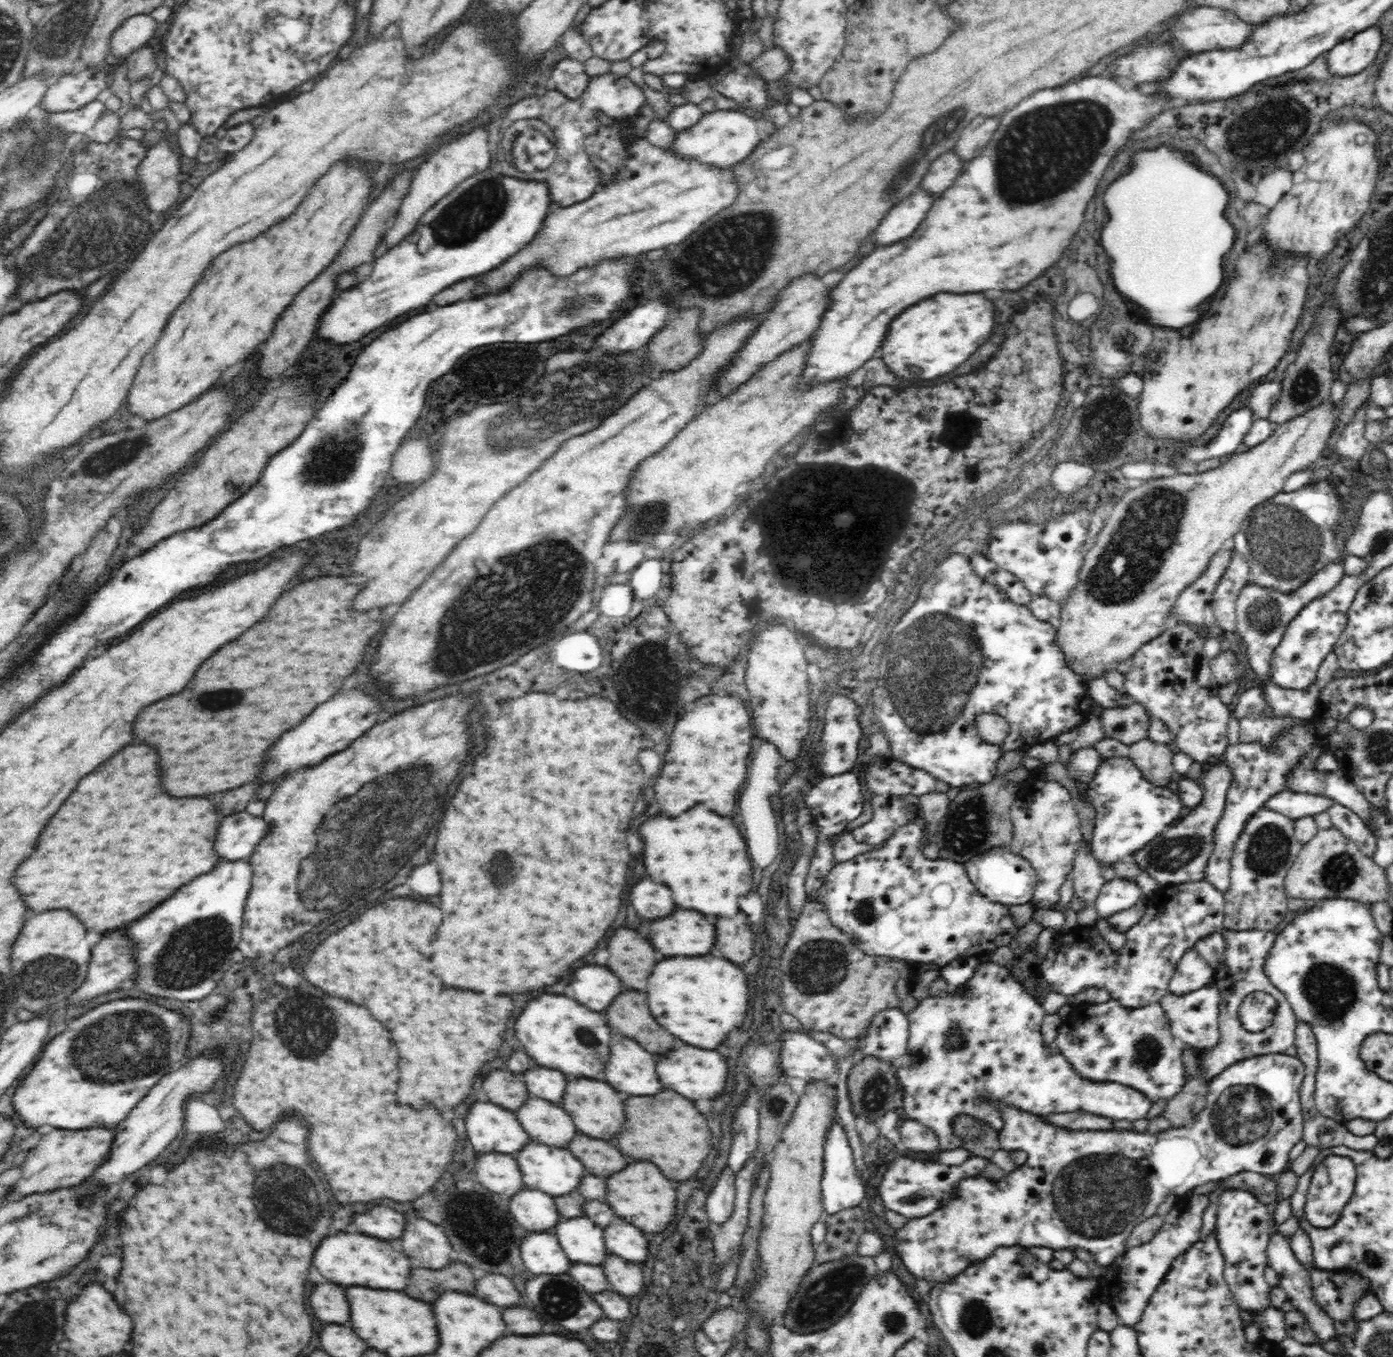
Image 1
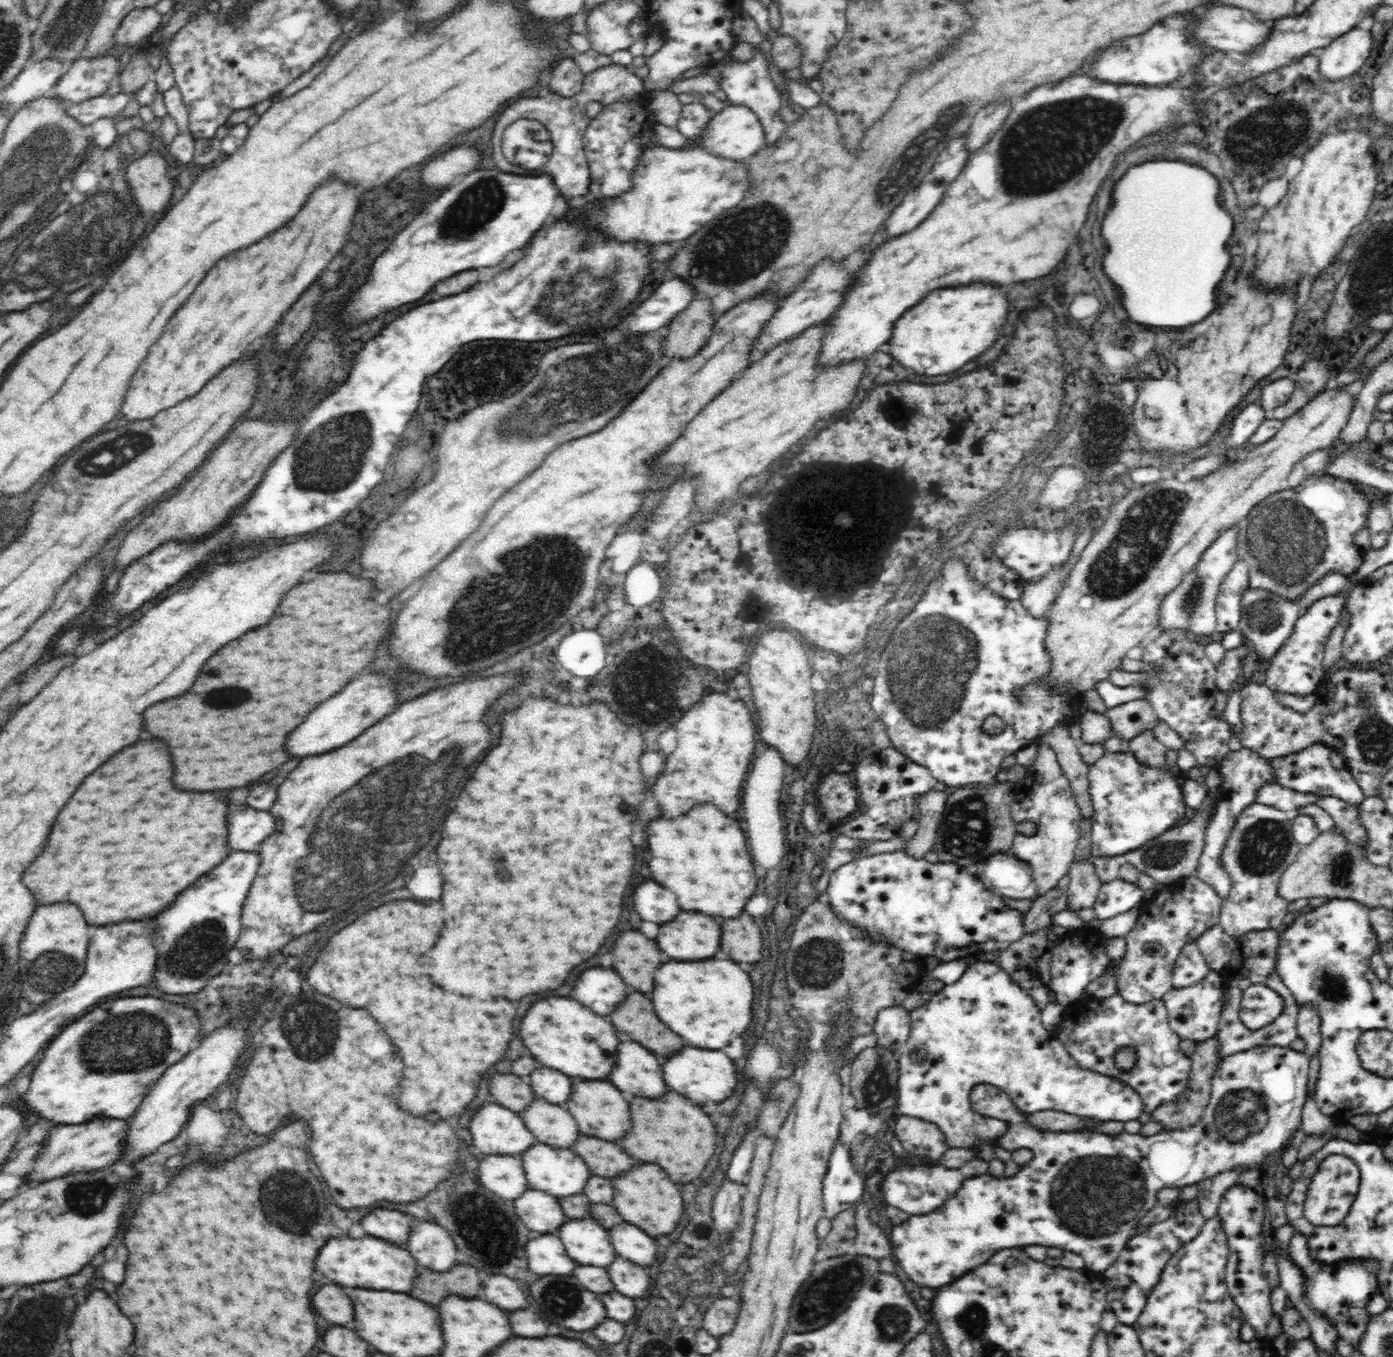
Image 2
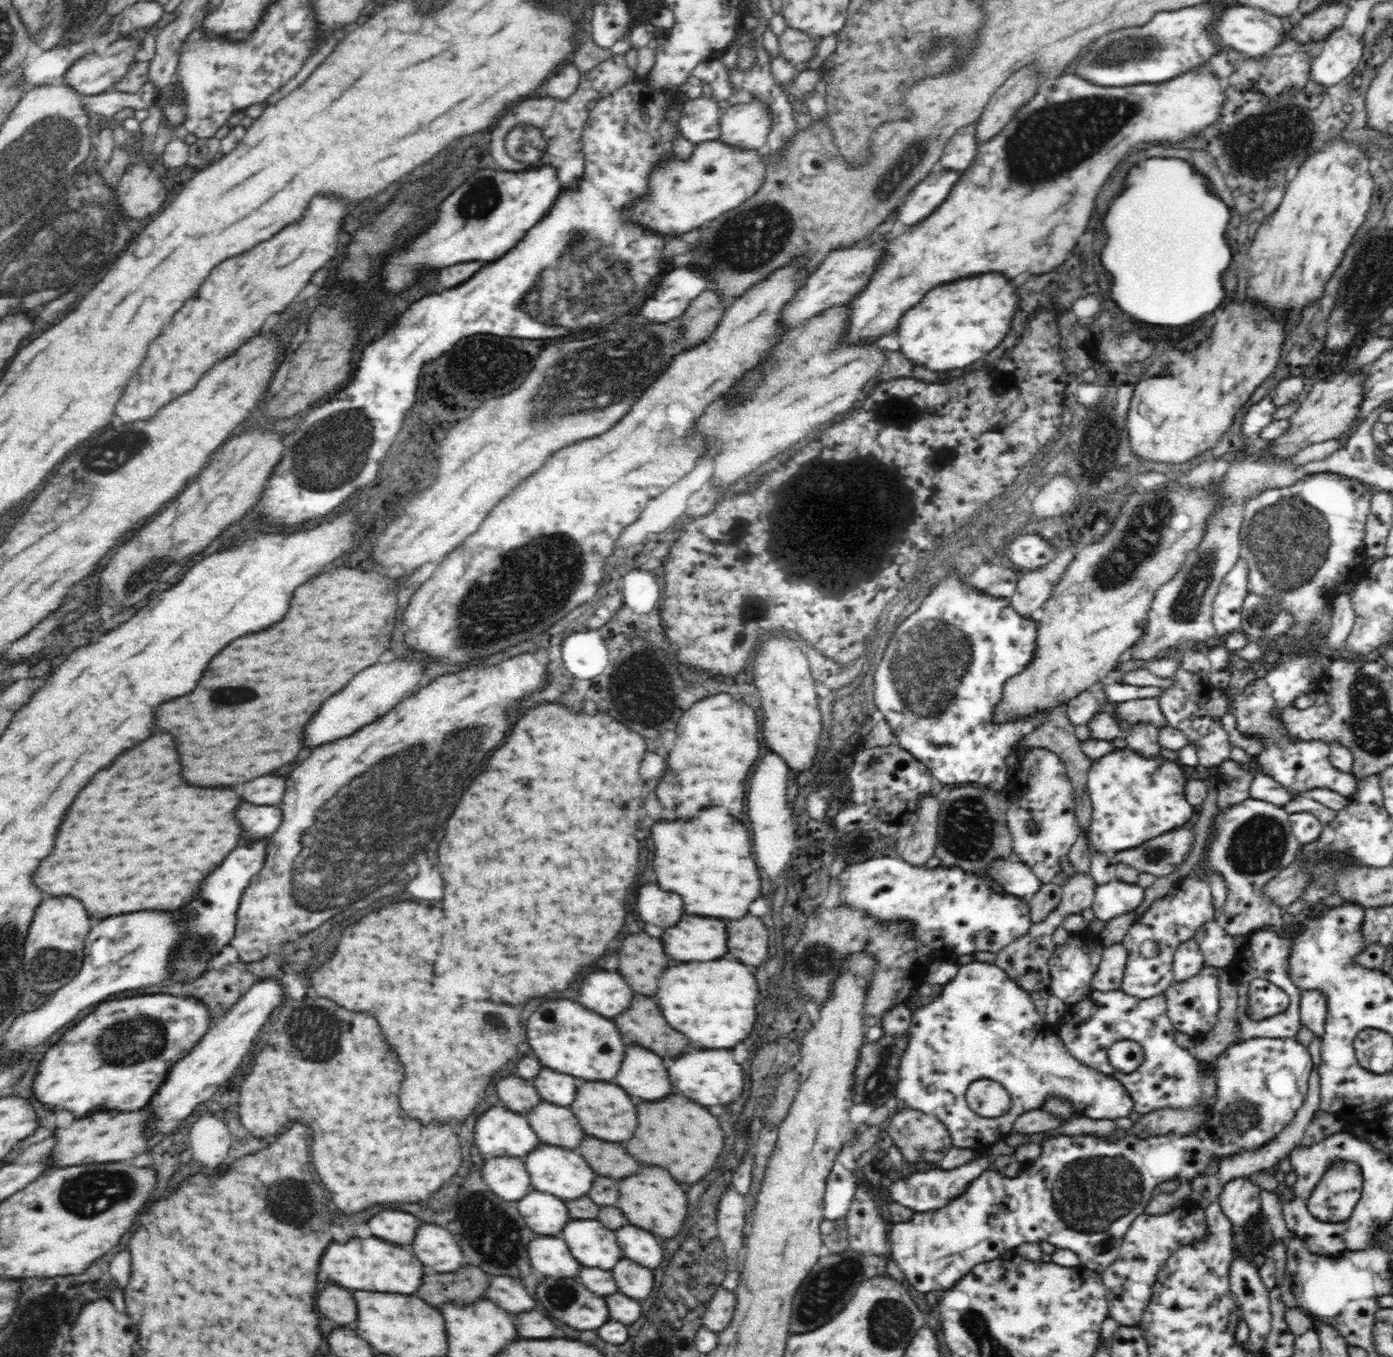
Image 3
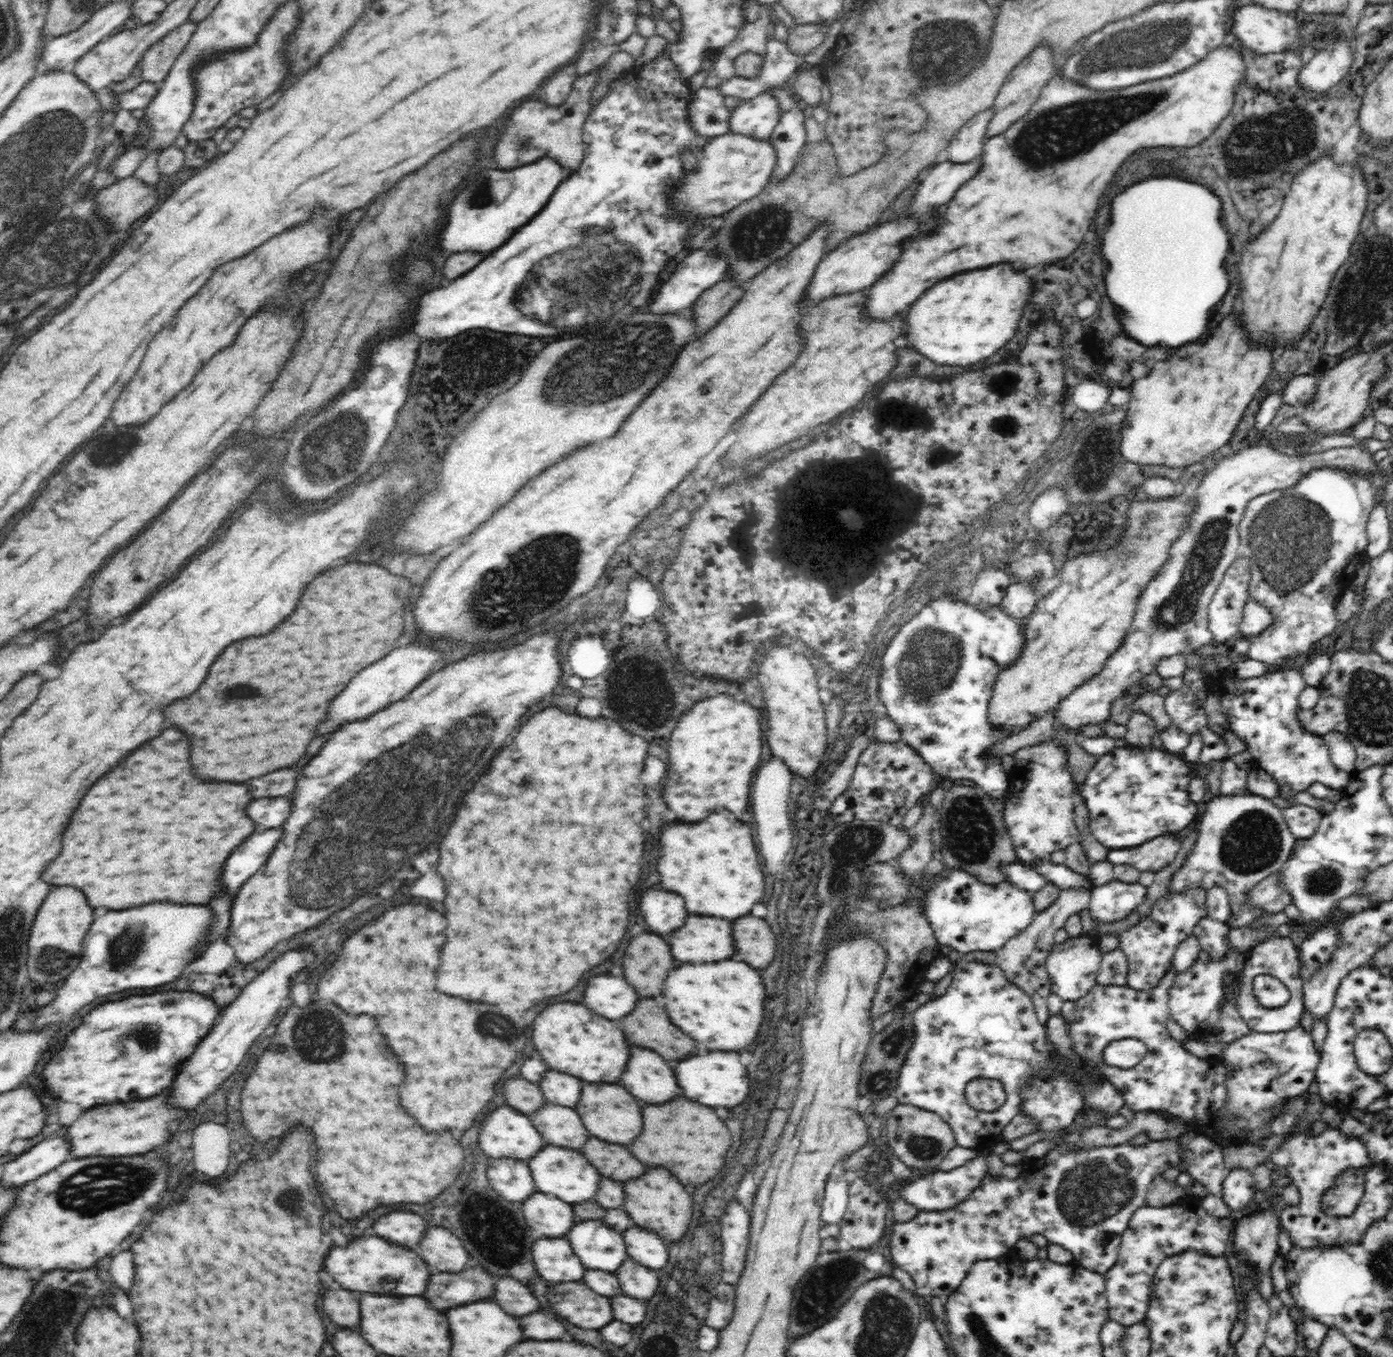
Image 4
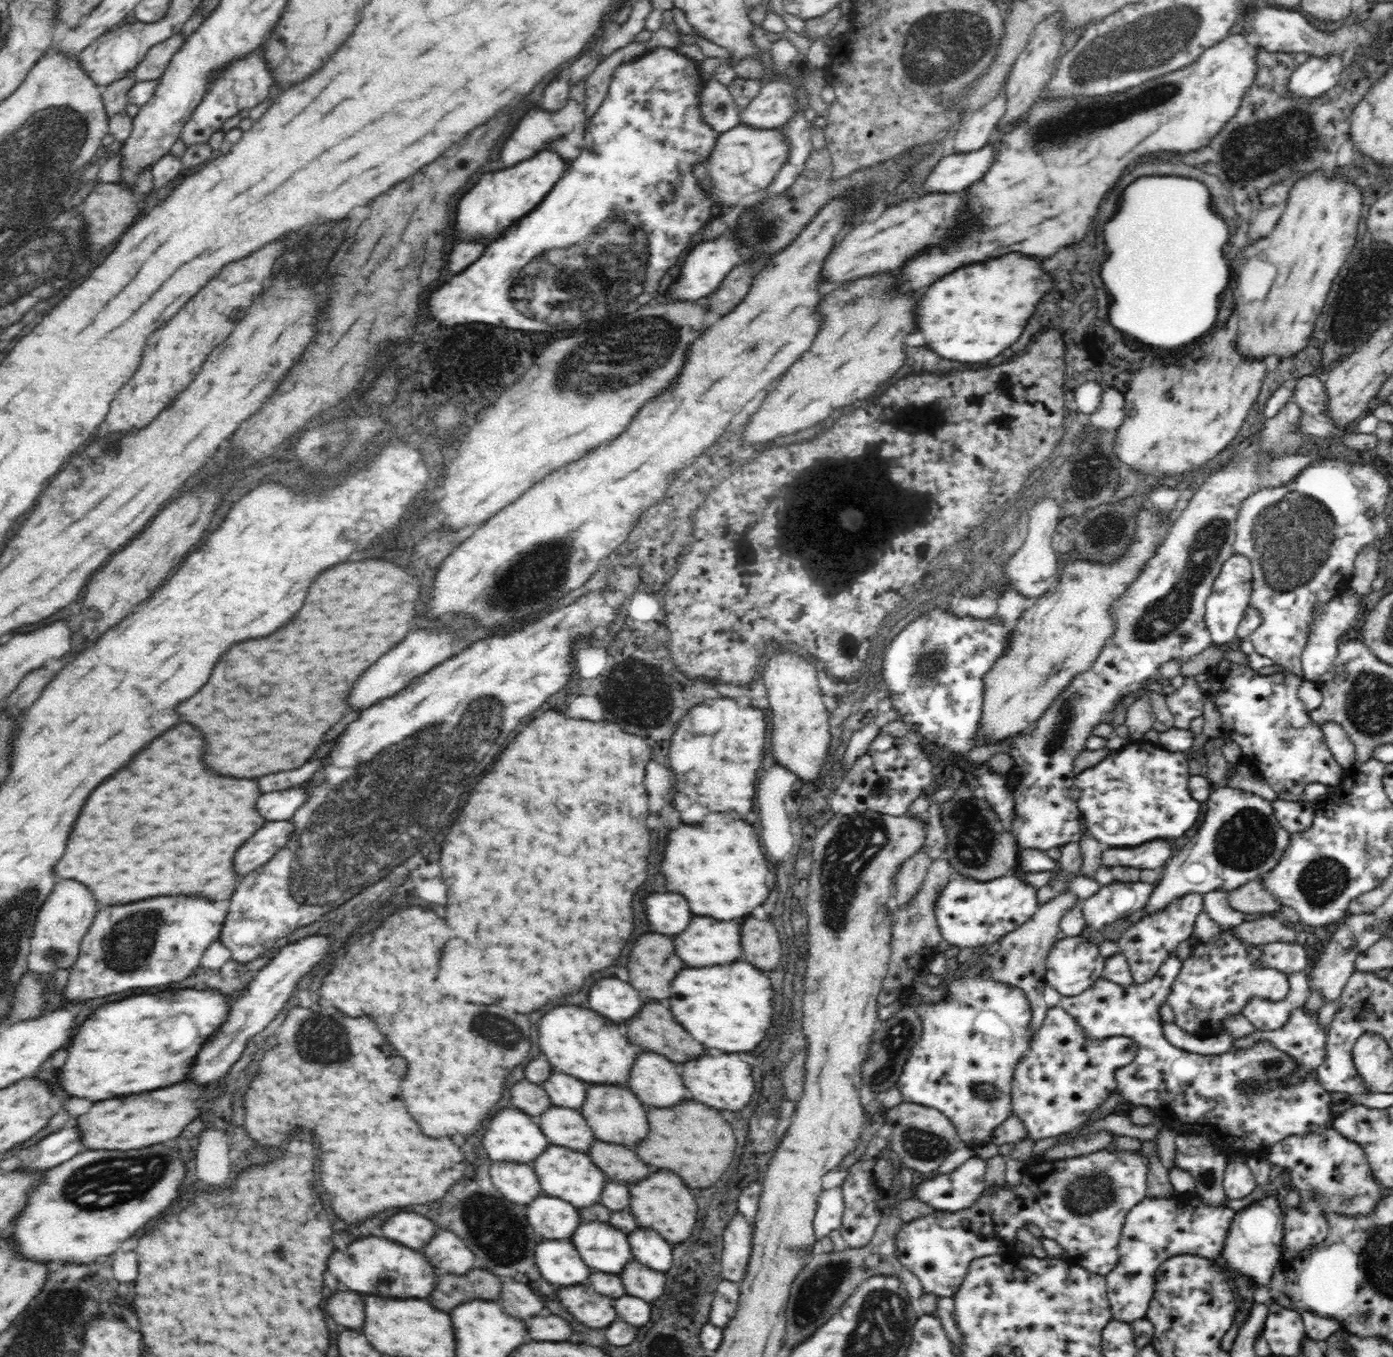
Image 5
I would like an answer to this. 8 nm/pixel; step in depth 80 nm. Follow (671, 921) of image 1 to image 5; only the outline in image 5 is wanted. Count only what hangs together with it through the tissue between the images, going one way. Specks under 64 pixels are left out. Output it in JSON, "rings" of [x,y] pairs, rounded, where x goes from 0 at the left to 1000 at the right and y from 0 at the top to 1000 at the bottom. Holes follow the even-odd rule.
{"rings":[[[497,676],[495,682],[487,688],[487,706],[495,712],[513,712],[530,707],[533,703],[530,679],[515,679],[513,676]]]}

